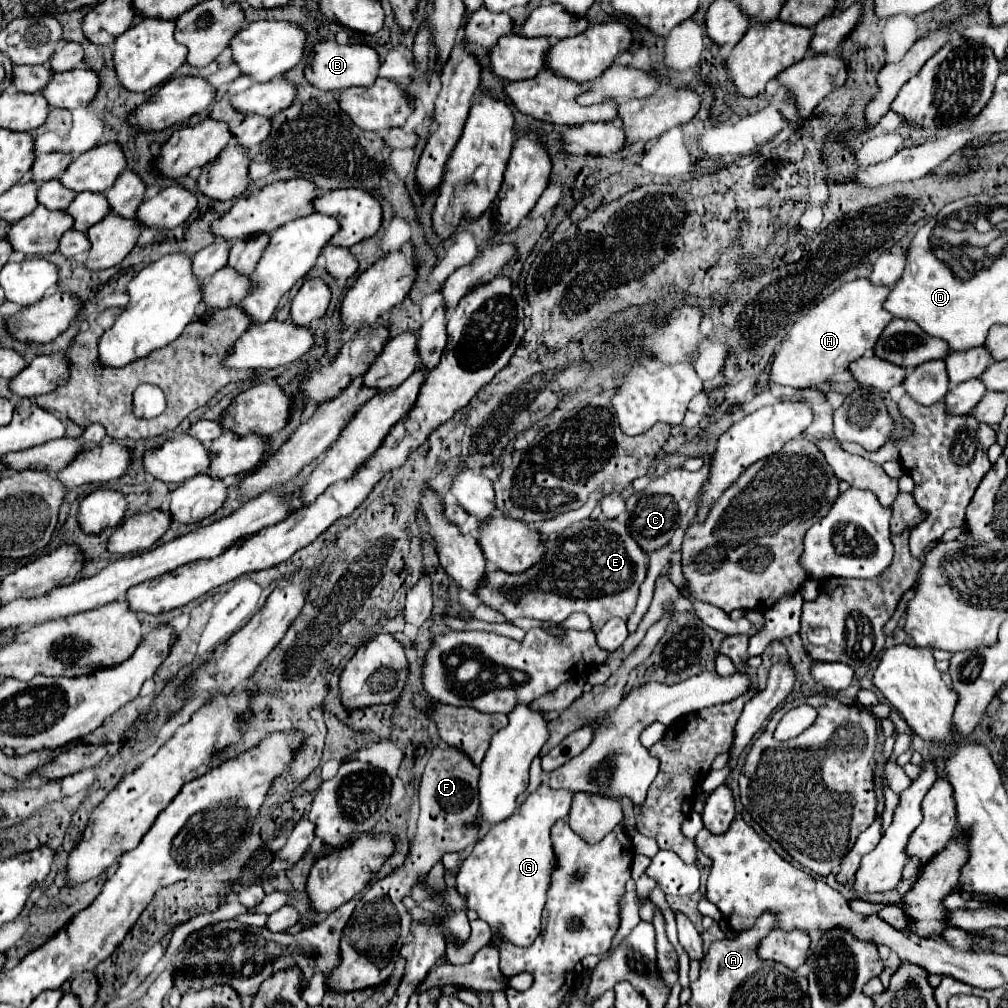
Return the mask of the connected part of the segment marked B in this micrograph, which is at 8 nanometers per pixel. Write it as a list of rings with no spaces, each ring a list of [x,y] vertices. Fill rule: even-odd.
[[[323,39],[313,43],[311,47],[313,59],[305,67],[305,79],[321,91],[341,91],[347,87],[369,87],[379,71],[379,57],[377,51],[369,45],[339,45],[333,39]]]

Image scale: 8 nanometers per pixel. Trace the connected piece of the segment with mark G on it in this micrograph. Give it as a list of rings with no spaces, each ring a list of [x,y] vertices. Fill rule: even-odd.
[[[547,783],[519,807],[519,813],[495,823],[483,839],[475,843],[473,853],[457,871],[457,891],[467,895],[467,907],[475,909],[479,919],[493,927],[497,941],[505,939],[517,947],[529,947],[541,931],[541,911],[547,901],[551,873],[555,869],[555,853],[551,845],[551,827],[559,819],[567,819],[573,793],[551,789]],[[501,931],[501,939],[497,933]]]

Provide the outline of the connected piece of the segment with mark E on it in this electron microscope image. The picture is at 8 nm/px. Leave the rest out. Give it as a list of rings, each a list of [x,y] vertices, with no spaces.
[[[599,515],[599,519],[583,519],[579,523],[569,525],[555,541],[549,543],[547,551],[543,553],[541,561],[537,561],[533,567],[525,569],[523,573],[507,573],[507,571],[485,571],[483,573],[483,583],[475,591],[475,597],[505,615],[507,621],[517,619],[517,617],[529,617],[537,619],[543,623],[549,623],[545,631],[549,635],[563,635],[565,629],[561,623],[577,611],[583,611],[591,619],[591,629],[599,631],[611,617],[619,617],[627,621],[631,613],[635,611],[637,595],[639,595],[639,585],[643,583],[647,575],[647,555],[639,547],[639,543],[631,537],[629,529],[619,521],[619,519],[607,519],[605,515]]]

